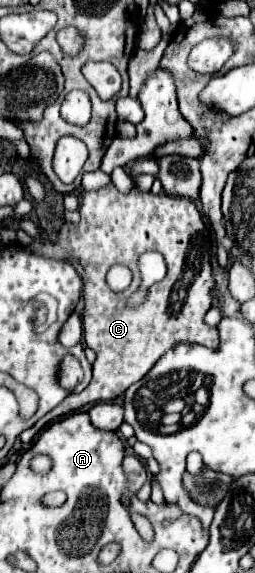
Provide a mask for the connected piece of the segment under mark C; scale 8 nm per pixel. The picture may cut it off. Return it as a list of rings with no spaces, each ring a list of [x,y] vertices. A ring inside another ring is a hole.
[[[107,184],[99,190],[85,192],[79,212],[81,212],[81,222],[79,224],[63,224],[55,242],[41,244],[41,242],[35,240],[29,246],[25,246],[25,250],[33,250],[35,254],[41,254],[45,258],[59,258],[63,262],[75,258],[83,266],[83,302],[85,302],[85,306],[83,306],[81,320],[83,320],[83,340],[97,354],[97,360],[93,362],[93,380],[89,382],[89,386],[83,392],[67,396],[53,412],[45,414],[35,426],[25,430],[21,434],[23,444],[33,442],[35,434],[47,422],[51,422],[59,416],[75,412],[75,410],[79,410],[87,404],[115,400],[133,382],[141,380],[153,368],[153,364],[161,358],[161,354],[165,354],[175,344],[189,342],[189,344],[201,344],[201,346],[207,346],[207,348],[213,348],[213,350],[219,346],[217,328],[211,328],[203,322],[205,312],[211,308],[211,288],[215,284],[213,274],[211,274],[211,264],[209,264],[211,236],[209,236],[209,230],[205,234],[203,218],[201,218],[199,210],[195,208],[195,204],[189,198],[177,198],[177,196],[169,196],[169,194],[157,194],[155,196],[151,192],[141,192],[139,188],[133,188],[129,194],[121,194],[113,184]],[[147,250],[157,250],[157,252],[163,254],[165,264],[167,264],[167,276],[161,282],[155,282],[151,286],[145,304],[141,304],[135,310],[129,310],[125,306],[125,302],[137,290],[137,286],[141,284],[137,258]],[[113,264],[125,264],[133,270],[133,282],[123,292],[113,292],[105,282],[105,274]]]

